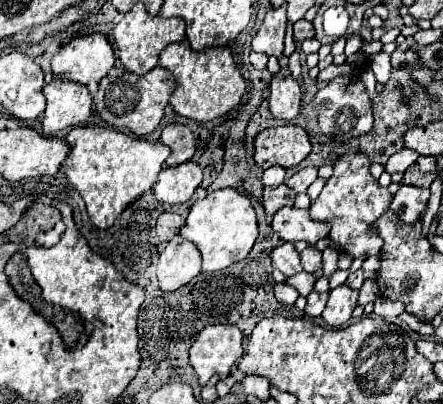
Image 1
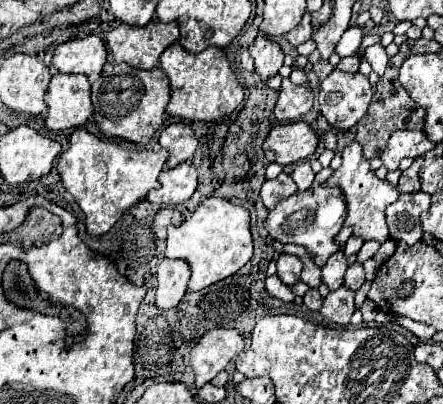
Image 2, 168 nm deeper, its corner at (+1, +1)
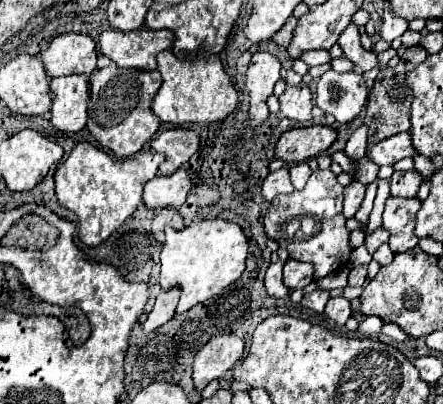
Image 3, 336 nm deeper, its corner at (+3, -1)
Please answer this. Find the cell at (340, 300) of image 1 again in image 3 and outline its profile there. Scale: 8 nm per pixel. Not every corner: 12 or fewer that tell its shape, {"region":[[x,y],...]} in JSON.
{"region":[[332,297],[326,303],[326,315],[344,325],[350,311],[346,297]]}

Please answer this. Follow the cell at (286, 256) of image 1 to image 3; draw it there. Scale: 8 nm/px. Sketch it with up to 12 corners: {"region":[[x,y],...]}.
{"region":[[296,259],[284,263],[288,289],[304,289],[312,279],[312,265]]}

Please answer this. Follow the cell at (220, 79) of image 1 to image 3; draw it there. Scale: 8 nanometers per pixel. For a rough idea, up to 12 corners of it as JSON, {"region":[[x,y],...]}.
{"region":[[158,55],[164,123],[214,123],[238,105],[218,55]]}

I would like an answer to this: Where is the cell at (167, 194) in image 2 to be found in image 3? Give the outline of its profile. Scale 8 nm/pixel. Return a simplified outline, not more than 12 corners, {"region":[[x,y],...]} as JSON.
{"region":[[186,169],[144,187],[146,207],[180,207],[192,187]]}

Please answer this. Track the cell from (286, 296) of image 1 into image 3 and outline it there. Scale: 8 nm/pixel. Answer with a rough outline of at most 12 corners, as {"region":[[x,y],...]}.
{"region":[[282,261],[268,267],[264,283],[270,297],[288,297]]}

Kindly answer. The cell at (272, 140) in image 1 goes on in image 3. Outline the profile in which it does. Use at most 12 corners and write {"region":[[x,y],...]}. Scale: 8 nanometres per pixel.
{"region":[[324,125],[280,135],[274,157],[284,163],[320,155],[336,139]]}

